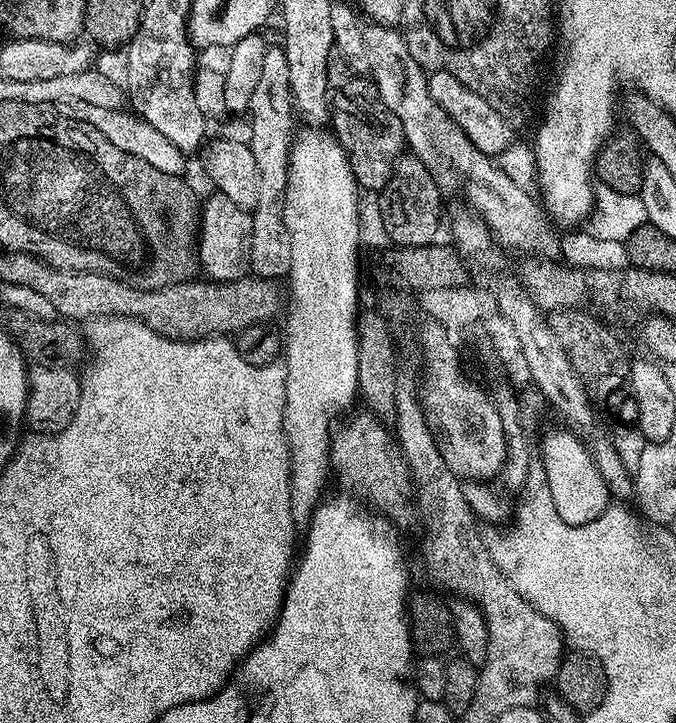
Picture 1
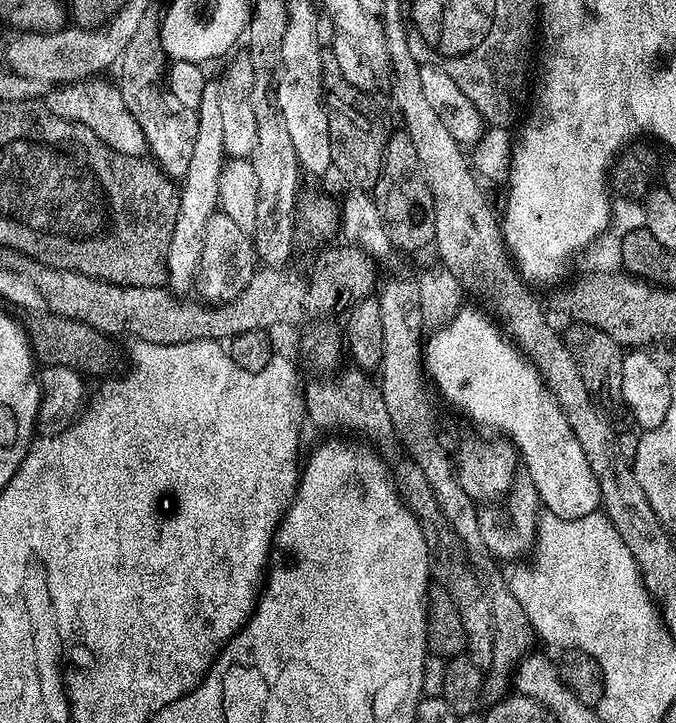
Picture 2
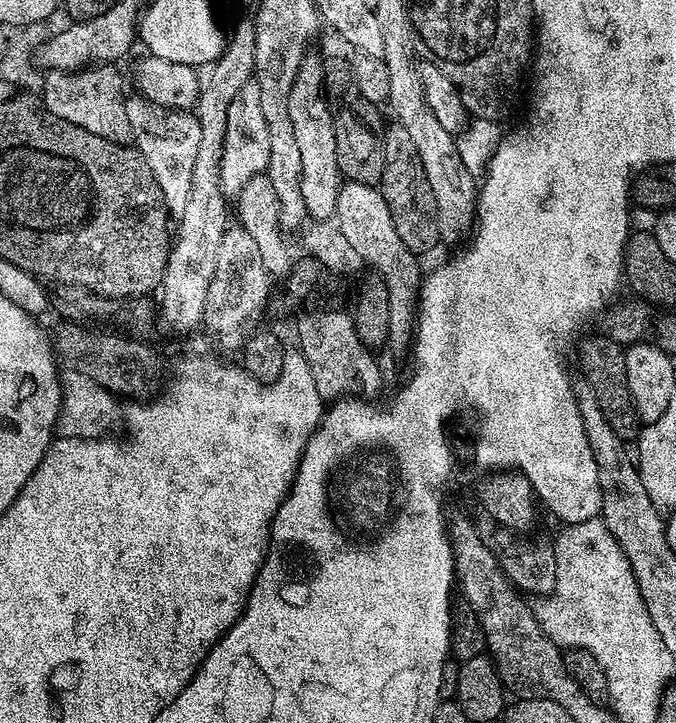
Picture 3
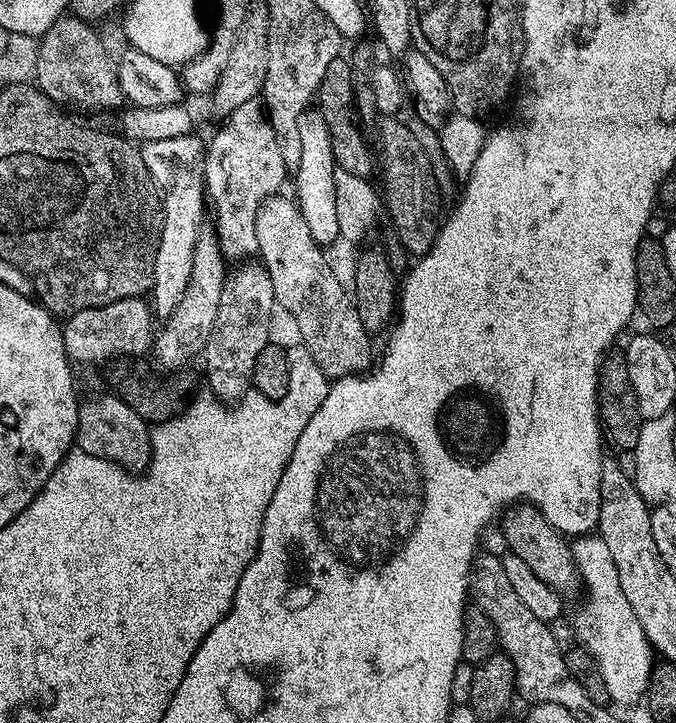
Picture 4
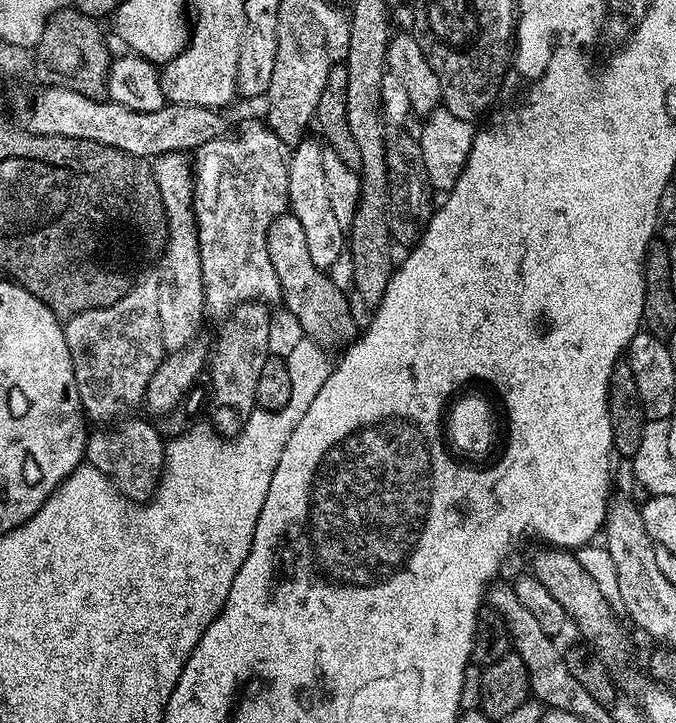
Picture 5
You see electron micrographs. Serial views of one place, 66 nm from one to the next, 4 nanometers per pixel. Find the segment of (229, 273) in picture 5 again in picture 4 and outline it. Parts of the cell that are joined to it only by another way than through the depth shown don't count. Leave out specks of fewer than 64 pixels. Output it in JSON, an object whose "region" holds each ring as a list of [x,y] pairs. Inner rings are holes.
{"region":[[[259,99],[242,102],[238,110],[227,113],[225,123],[212,136],[212,141],[206,144],[204,187],[210,208],[216,211],[216,226],[214,233],[221,252],[225,257],[248,256],[257,251],[258,237],[255,234],[255,219],[259,207],[269,196],[275,196],[284,184],[284,159],[278,146],[278,138],[268,121],[268,113]]]}

